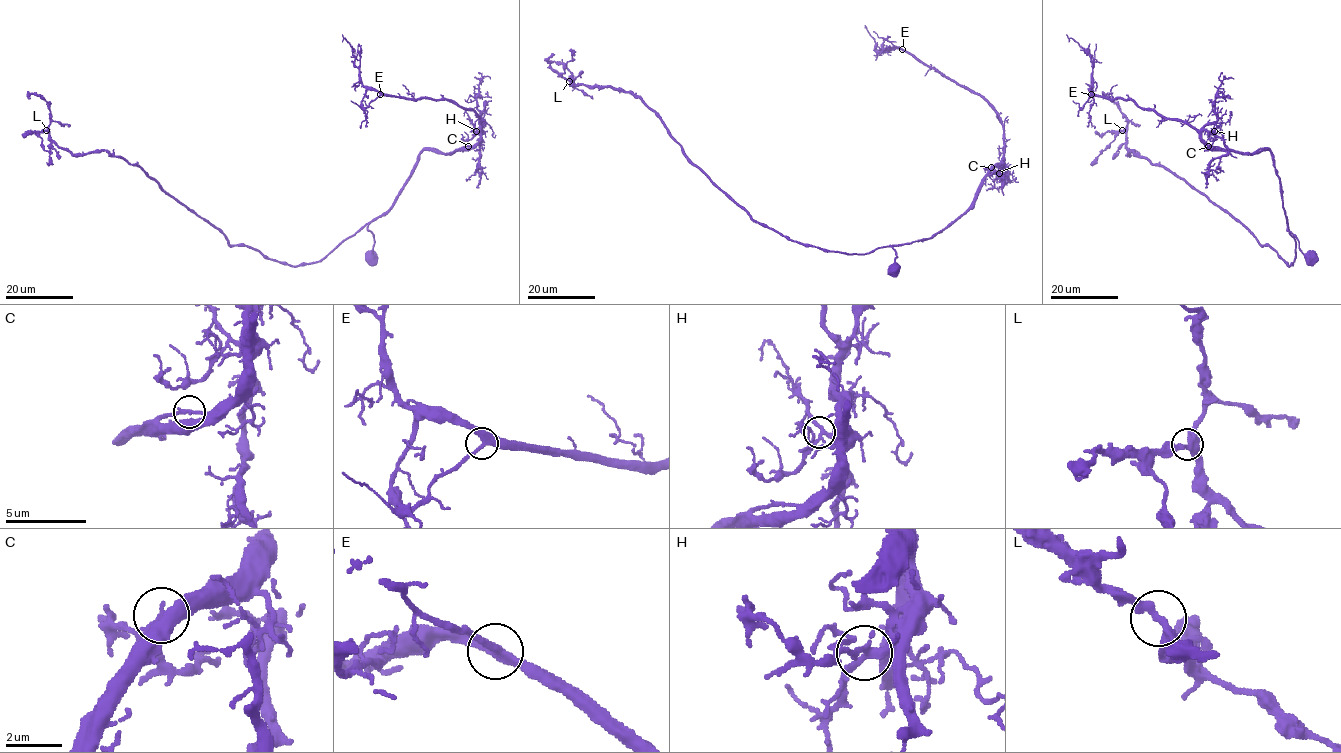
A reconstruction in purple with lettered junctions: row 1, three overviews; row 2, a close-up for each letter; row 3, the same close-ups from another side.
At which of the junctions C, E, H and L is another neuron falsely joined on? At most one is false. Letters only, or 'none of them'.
none of them

